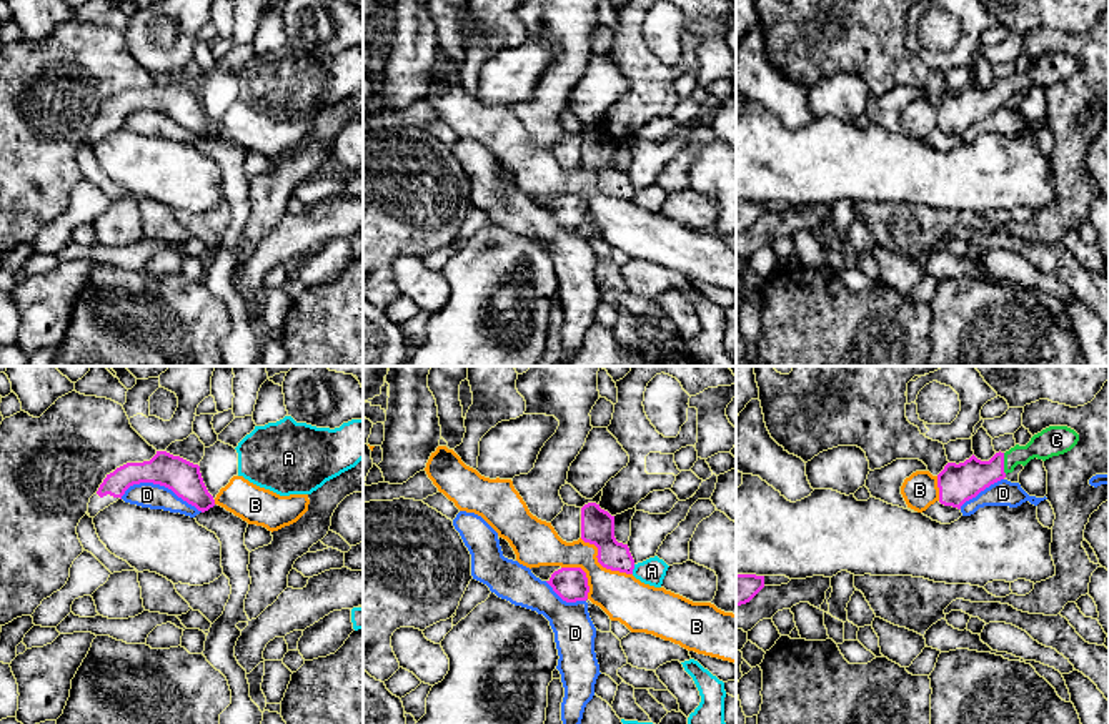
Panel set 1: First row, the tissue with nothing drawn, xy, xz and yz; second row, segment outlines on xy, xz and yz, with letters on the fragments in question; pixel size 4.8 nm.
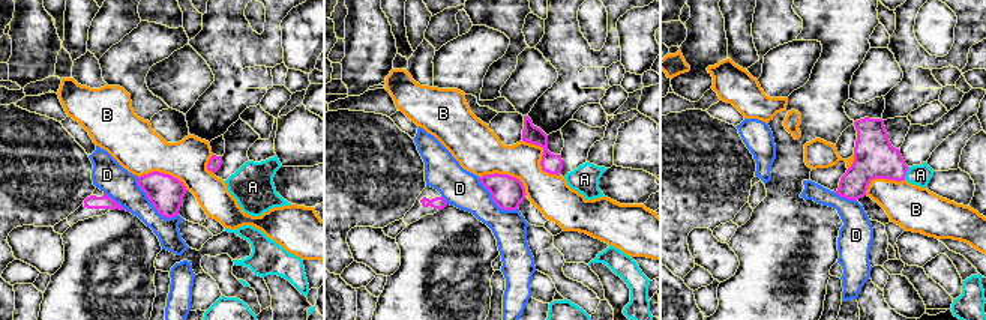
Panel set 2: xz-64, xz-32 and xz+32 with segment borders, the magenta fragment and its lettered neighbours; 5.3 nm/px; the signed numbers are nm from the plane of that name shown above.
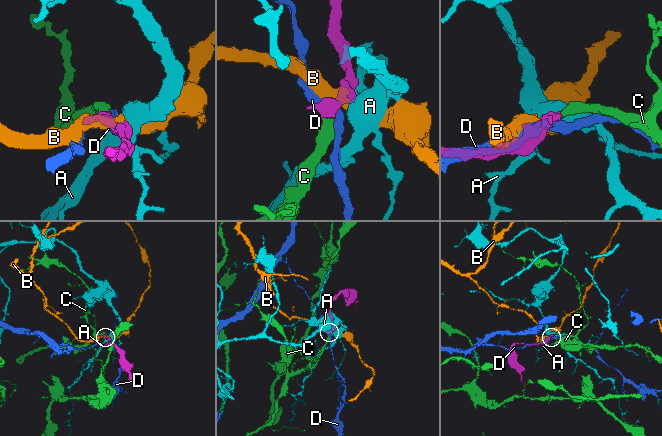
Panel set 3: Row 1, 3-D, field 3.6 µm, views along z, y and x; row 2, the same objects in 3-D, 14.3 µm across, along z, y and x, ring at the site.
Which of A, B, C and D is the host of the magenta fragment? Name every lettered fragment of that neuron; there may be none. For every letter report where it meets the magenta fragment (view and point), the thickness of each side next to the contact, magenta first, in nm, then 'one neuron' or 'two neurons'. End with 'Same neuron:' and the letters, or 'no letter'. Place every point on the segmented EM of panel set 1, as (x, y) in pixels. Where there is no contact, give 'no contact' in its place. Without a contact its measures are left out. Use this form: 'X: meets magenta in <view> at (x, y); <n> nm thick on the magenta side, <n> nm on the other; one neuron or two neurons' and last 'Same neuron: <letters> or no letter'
A: meets magenta in xz at (633, 568); 150 nm thick on the magenta side, 130 nm on the other; two neurons
B: meets magenta in xz at (600, 563); 160 nm thick on the magenta side, 220 nm on the other; two neurons
C: meets magenta in yz at (1003, 463); 190 nm thick on the magenta side, 140 nm on the other; one neuron
D: meets magenta in xy at (162, 485); 170 nm thick on the magenta side, 130 nm on the other; two neurons
Same neuron: C

